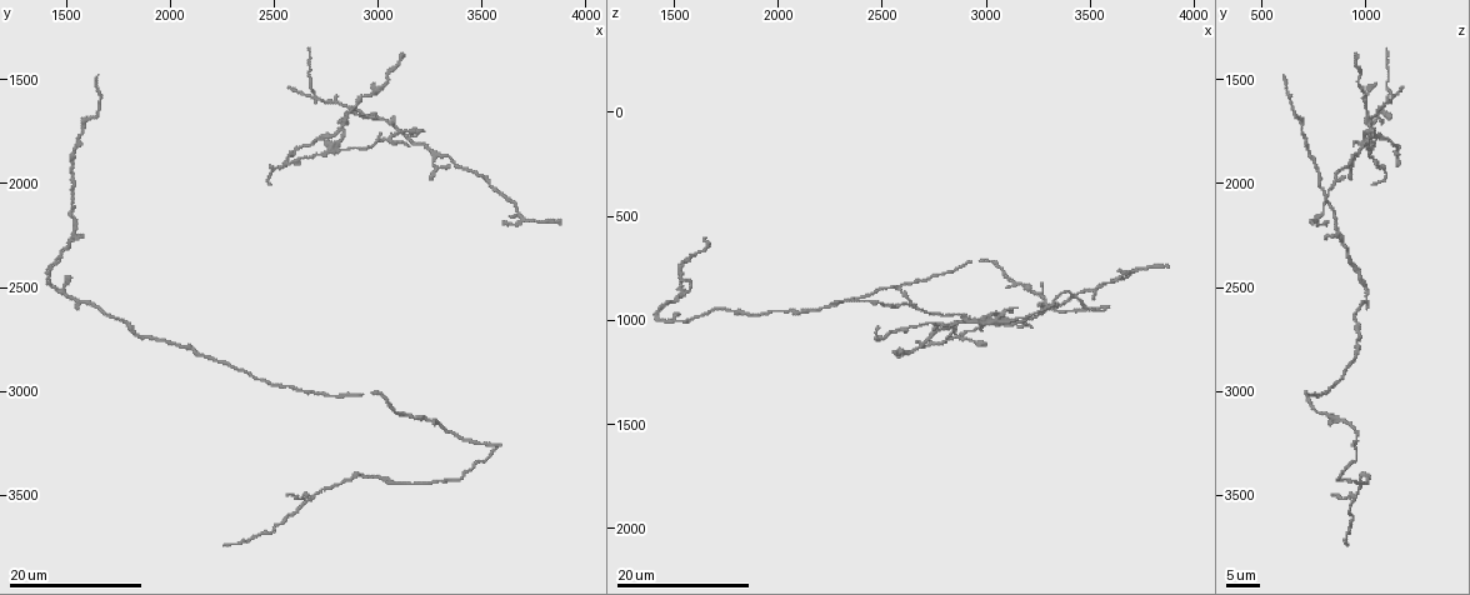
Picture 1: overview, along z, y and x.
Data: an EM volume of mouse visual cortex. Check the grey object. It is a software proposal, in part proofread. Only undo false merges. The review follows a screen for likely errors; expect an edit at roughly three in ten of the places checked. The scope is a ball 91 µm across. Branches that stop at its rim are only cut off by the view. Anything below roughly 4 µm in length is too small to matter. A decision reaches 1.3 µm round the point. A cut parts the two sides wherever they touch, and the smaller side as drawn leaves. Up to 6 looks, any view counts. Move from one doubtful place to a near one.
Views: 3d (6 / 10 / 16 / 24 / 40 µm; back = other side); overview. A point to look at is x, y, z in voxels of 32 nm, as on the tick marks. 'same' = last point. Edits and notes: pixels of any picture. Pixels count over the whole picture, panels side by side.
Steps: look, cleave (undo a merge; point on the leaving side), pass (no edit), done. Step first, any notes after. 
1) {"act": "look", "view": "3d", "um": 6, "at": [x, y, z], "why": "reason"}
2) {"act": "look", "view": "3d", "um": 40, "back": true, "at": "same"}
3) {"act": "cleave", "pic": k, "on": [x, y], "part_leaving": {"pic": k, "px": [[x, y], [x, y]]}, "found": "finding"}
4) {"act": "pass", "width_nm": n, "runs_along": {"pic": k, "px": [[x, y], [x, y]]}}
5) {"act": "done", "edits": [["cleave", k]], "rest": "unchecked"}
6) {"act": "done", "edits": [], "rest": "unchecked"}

{"act": "look", "view": "3d", "um": 24, "at": [3690, 2180, 760], "why": "three-way junction"}

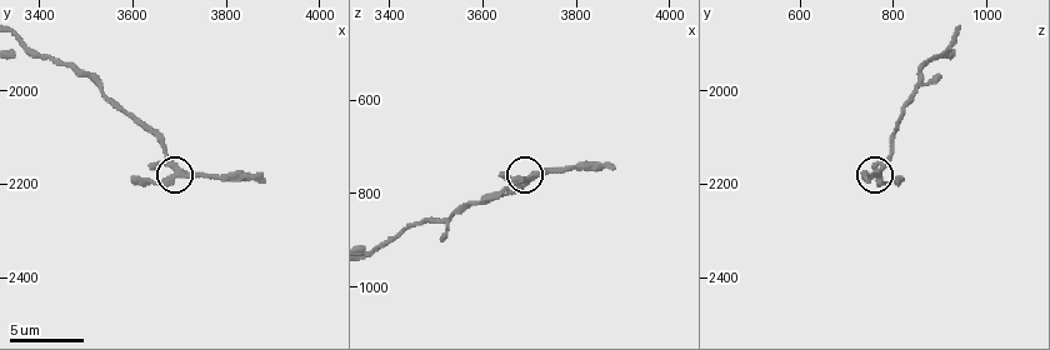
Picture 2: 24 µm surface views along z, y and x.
{"act": "look", "view": "3d", "um": 10, "at": [3695, 2175, 765]}

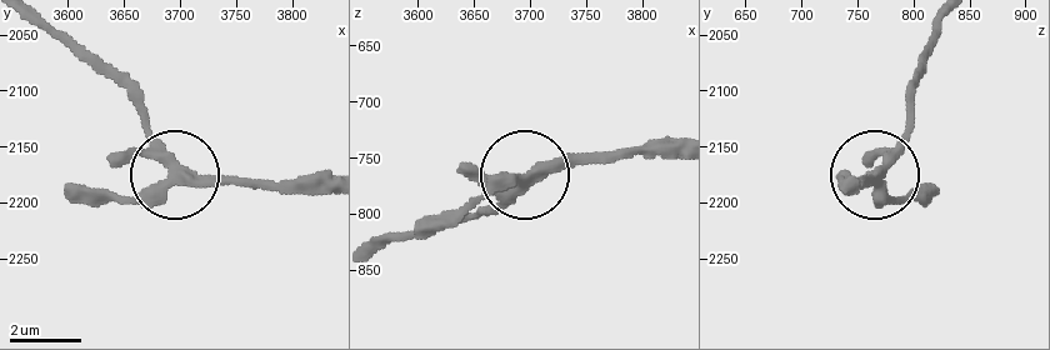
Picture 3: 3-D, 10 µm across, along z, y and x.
{"act": "pass", "arms": 3, "runs_along": {"pic": 3, "px": [[391, 243], [490, 209], [525, 176], [613, 164]]}, "found": "all the same neuron"}

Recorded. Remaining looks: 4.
{"act": "look", "view": "3d", "um": 24, "at": [2640, 3540, 940], "why": "four or more arms meet"}

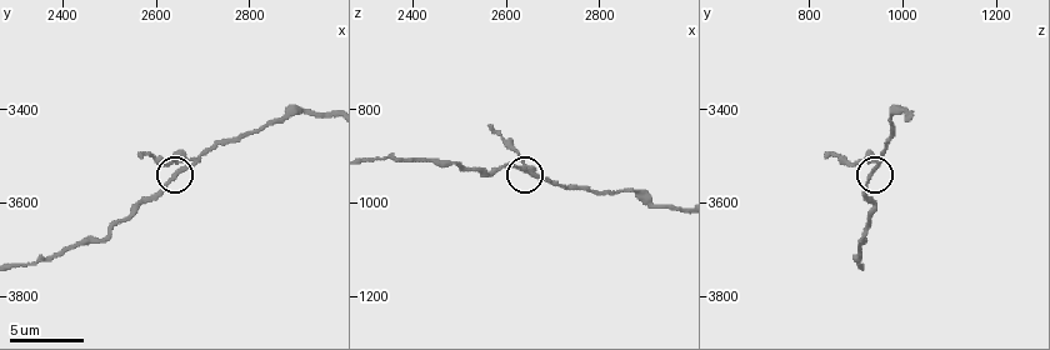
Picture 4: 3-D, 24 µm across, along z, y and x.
{"act": "look", "view": "3d", "um": 10, "at": [2655, 3530, 940]}

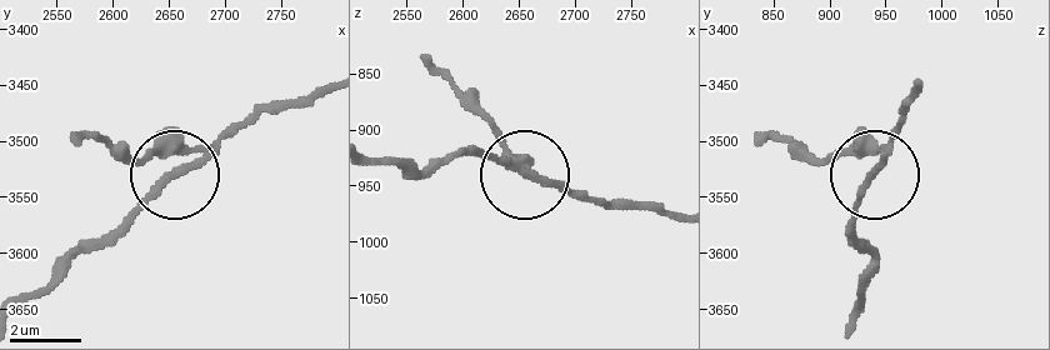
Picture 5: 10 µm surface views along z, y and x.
{"act": "cleave", "pic": 5, "on": [155, 136], "width_nm": 250, "part_leaving": {"pic": 5, "px": [[200, 143], [131, 161], [95, 138], [71, 140]]}, "found": "a second neuron is stuck on"}

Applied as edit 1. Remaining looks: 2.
{"act": "look", "view": "3d", "um": 16, "at": [2690, 1580, 1120]}

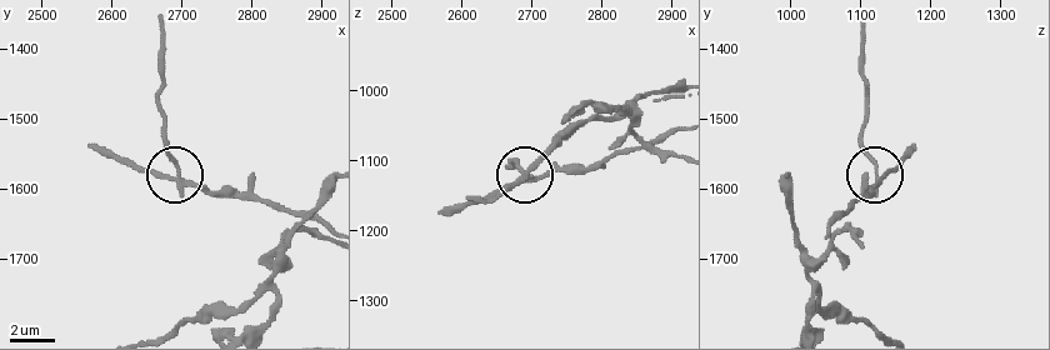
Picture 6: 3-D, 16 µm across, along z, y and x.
{"act": "look", "view": "3d", "um": 6, "at": [2695, 1580, 1125]}

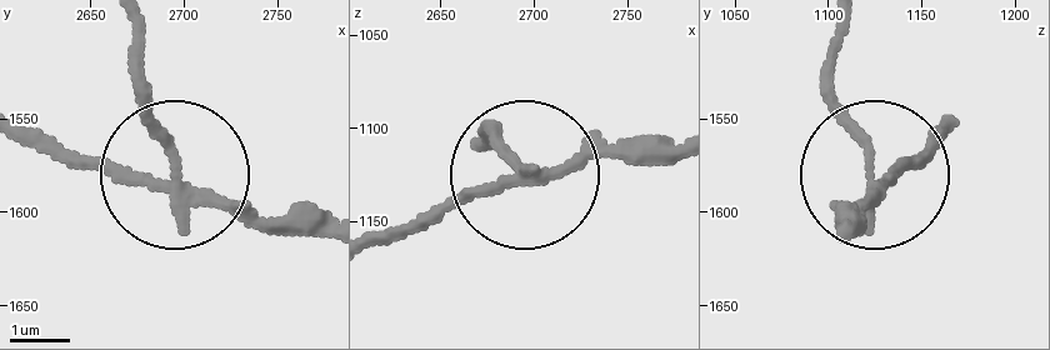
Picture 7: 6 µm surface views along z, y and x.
{"act": "cleave", "pic": 7, "on": [150, 115], "arms": 4, "part_leaving": {"pic": 7, "px": [[176, 188], [136, 29]]}, "found": "two neurons meet here"}

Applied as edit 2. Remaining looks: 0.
{"act": "done", "edits": [["cleave", 5], ["cleave", 7]], "rest": "unchecked"}

